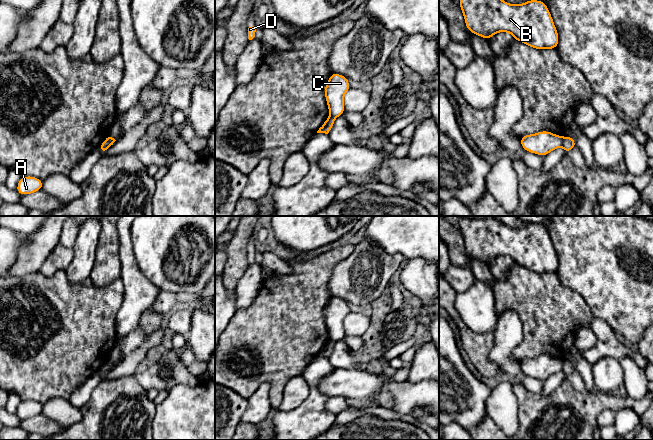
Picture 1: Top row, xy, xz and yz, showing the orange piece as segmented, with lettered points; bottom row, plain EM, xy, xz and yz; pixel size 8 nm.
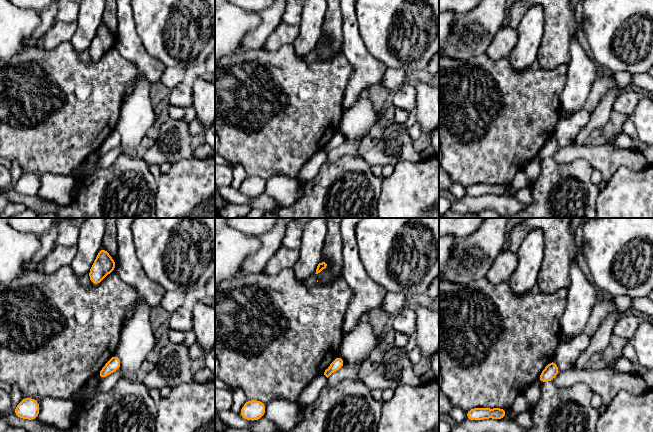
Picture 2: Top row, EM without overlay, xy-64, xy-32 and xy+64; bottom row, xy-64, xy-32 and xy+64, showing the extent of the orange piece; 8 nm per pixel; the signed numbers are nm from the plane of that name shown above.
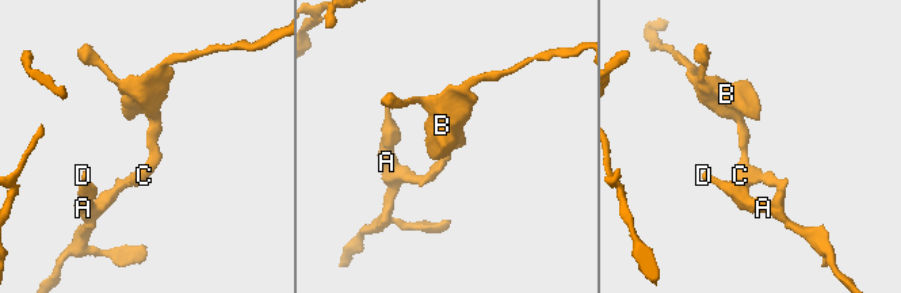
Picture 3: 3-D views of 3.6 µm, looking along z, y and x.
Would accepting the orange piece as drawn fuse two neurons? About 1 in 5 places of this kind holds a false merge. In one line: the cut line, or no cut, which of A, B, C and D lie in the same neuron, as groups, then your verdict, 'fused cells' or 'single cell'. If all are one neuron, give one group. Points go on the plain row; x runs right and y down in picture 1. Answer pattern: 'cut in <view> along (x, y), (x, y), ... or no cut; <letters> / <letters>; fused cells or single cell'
cut in yz along (563, 361), (561, 369); A D / B C; fused cells

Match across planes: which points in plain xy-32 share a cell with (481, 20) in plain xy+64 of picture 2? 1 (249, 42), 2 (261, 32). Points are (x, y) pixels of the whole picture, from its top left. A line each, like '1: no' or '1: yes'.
1: yes
2: yes

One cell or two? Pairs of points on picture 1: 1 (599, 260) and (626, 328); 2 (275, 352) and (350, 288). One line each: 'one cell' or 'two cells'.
1: one cell
2: two cells

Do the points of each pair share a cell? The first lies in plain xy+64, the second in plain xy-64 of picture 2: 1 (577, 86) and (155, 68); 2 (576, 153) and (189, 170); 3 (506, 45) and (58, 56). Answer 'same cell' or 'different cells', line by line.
1: same cell
2: different cells
3: different cells

